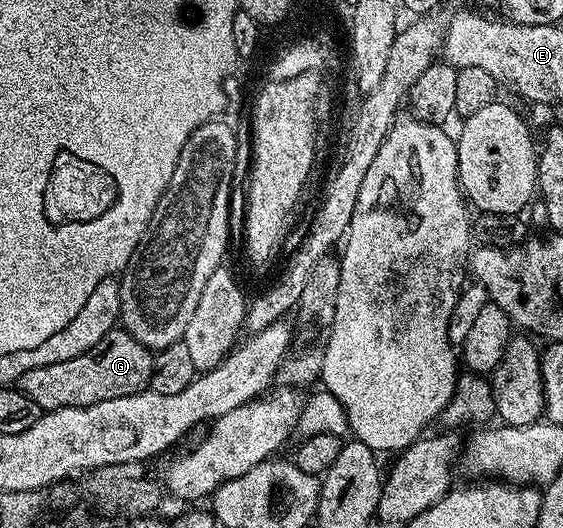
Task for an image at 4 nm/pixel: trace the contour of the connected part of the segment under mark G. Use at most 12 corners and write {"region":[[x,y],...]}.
{"region":[[113,329],[93,349],[29,369],[40,412],[148,390],[152,352]]}

